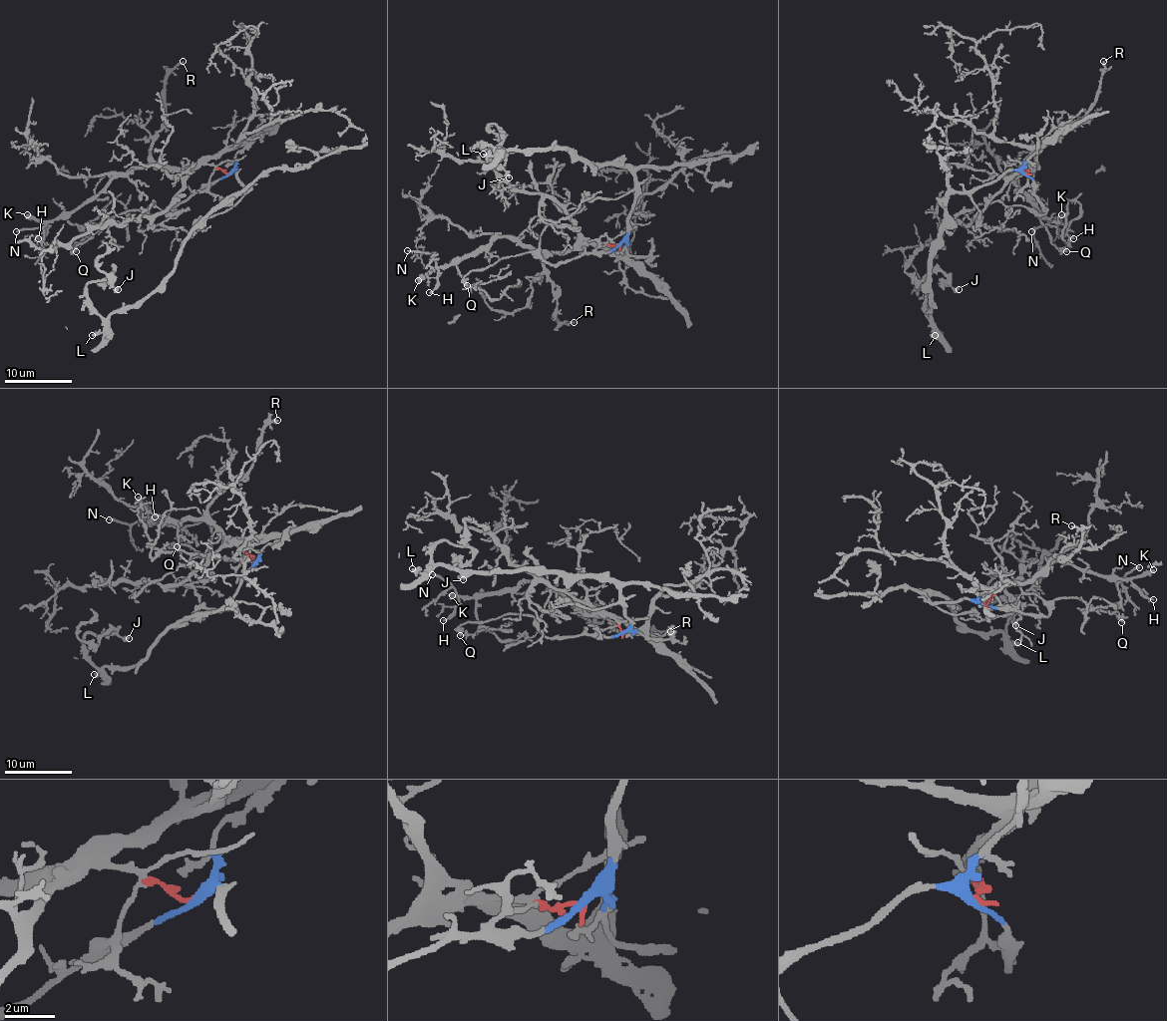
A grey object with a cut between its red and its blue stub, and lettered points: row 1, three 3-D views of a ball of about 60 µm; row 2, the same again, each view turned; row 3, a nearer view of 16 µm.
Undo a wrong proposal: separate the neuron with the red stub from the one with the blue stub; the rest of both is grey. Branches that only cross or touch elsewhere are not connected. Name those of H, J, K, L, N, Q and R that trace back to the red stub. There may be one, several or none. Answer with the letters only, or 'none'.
H, K, N, R

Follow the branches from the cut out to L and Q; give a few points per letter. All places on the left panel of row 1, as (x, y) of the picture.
L: (229, 173), (236, 170), (244, 191), (226, 196), (194, 230), (174, 270), (92, 334)
Q: (229, 173), (163, 211), (117, 213), (80, 242), (77, 252)

